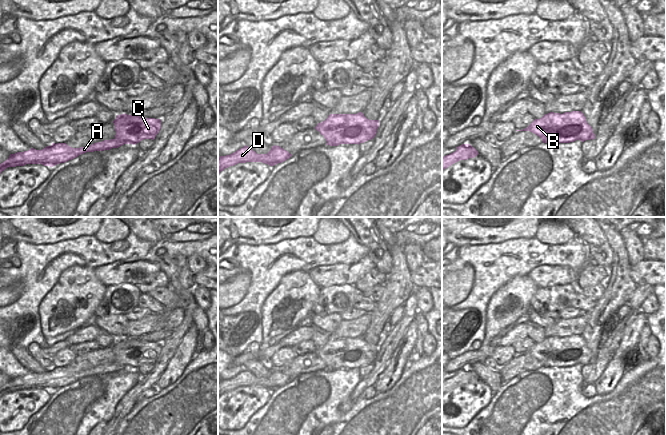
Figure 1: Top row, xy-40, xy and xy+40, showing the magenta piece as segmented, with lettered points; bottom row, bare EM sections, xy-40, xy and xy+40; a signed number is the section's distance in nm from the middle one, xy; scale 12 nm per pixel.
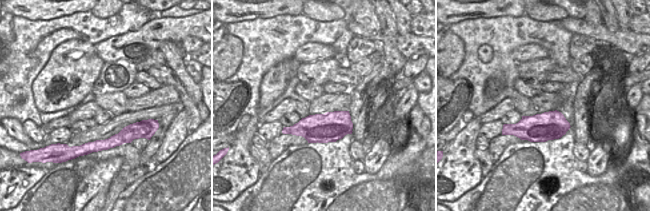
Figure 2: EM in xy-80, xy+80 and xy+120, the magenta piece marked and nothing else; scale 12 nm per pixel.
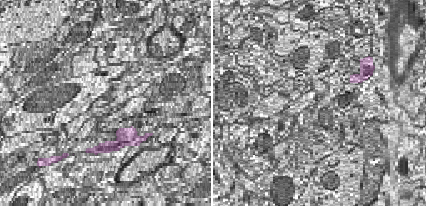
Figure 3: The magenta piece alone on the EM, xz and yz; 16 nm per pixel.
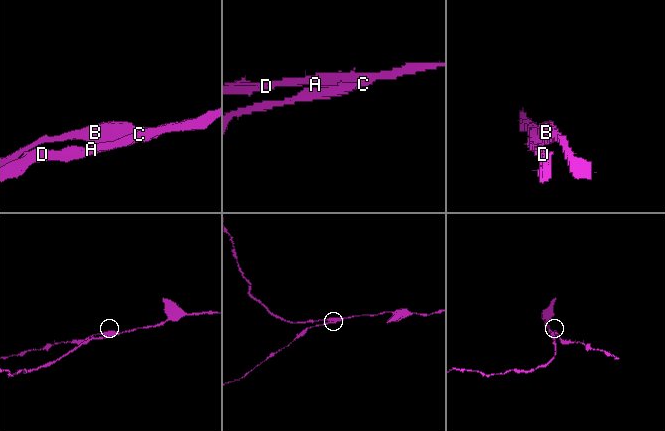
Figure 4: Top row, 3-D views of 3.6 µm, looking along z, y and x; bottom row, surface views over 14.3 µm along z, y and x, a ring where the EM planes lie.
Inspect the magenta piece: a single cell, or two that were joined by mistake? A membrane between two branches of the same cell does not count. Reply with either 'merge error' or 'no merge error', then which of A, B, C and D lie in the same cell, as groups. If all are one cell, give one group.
merge error; A C D / B

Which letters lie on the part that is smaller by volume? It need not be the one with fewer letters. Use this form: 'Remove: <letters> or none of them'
Remove: B

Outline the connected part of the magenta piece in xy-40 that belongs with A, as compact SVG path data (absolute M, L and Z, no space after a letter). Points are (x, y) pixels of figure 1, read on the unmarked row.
M139 342L135 353L117 363L104 364L90 370L72 372L66 367L52 367L42 374L31 372L28 375L10 378L9 382L0 388L0 398L8 391L24 390L26 388L42 388L53 391L65 387L86 376L104 375L118 372L124 368L137 368L144 363L154 364L161 353L161 344L155 342Z

